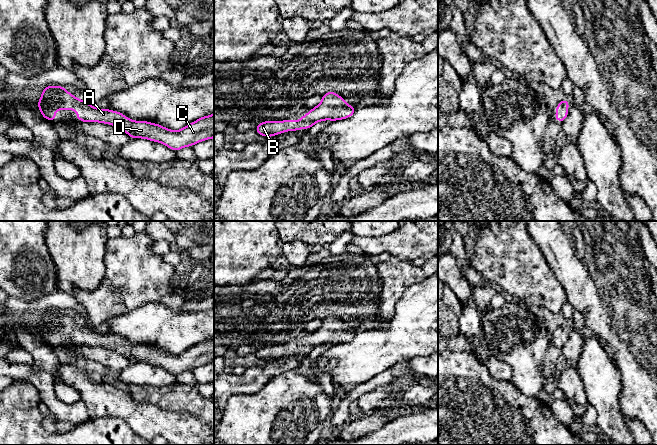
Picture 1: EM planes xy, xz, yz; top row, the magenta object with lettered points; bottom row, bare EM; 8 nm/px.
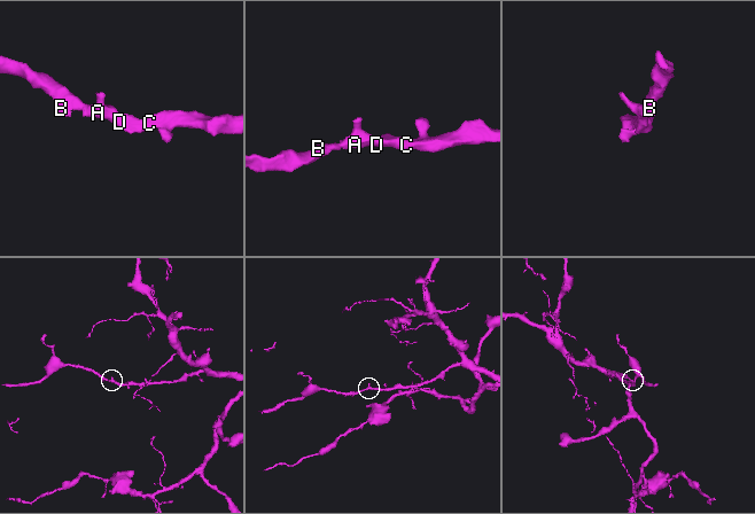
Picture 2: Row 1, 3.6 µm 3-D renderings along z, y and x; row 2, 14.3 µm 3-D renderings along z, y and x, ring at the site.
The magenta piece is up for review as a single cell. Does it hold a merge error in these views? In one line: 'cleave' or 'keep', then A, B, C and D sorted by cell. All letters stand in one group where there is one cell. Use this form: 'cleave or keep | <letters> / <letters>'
keep | A B C D

